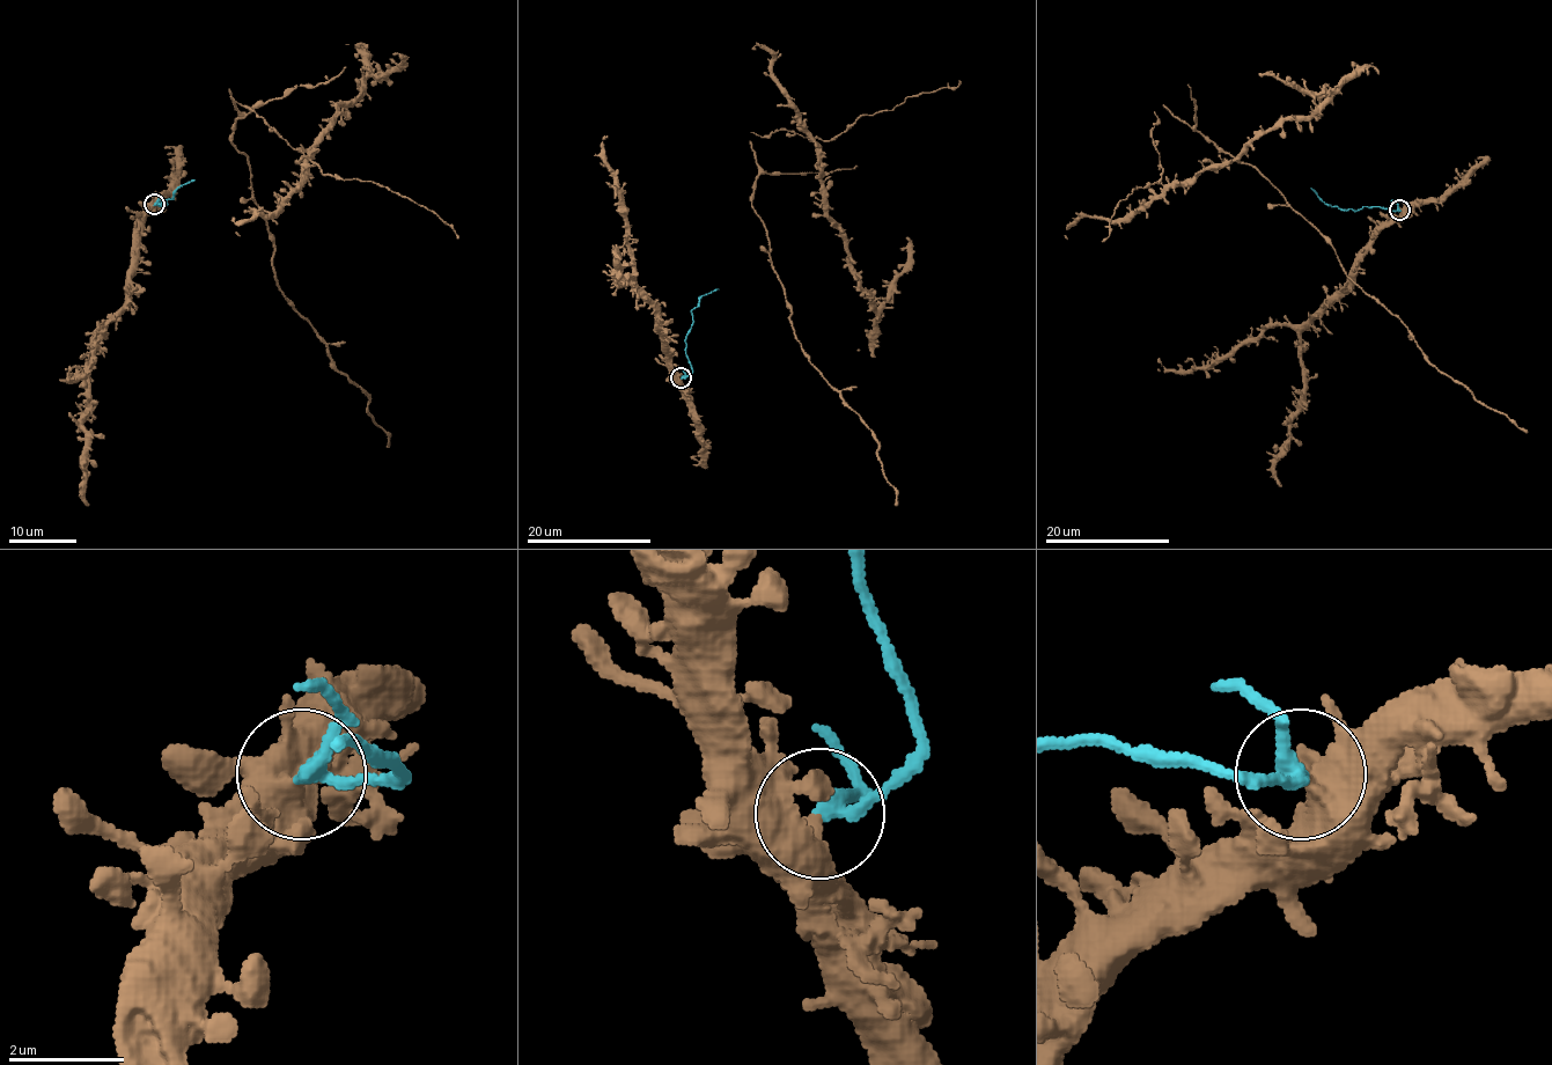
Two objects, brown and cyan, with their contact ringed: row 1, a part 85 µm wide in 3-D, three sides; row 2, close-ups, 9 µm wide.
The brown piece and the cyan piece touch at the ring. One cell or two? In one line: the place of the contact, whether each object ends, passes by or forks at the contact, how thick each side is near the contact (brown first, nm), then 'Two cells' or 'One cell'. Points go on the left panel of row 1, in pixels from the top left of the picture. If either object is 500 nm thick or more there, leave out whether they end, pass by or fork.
Place: (154, 204). Thickness 500 nm (brown) against 240 nm. Two cells

